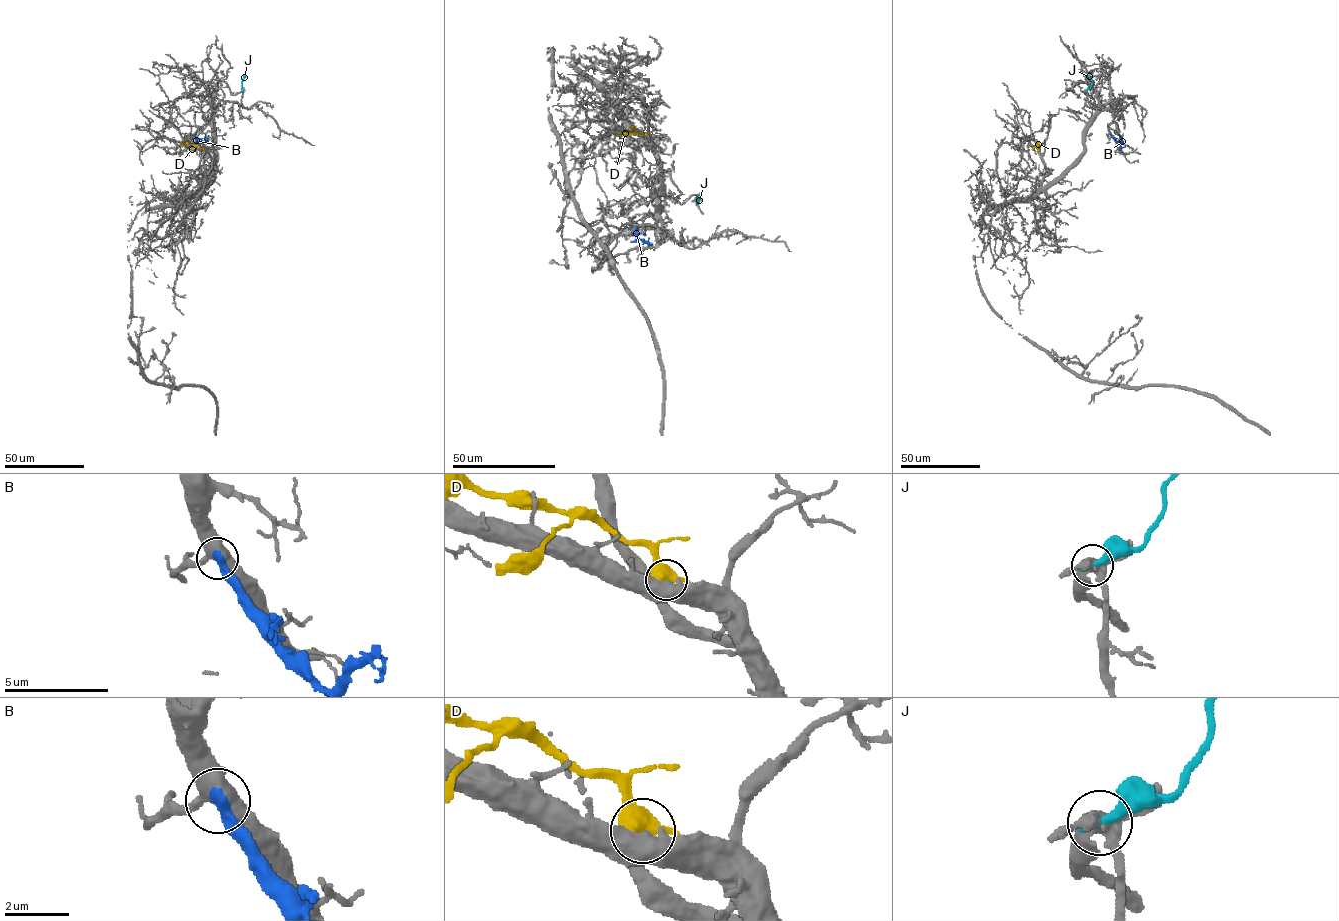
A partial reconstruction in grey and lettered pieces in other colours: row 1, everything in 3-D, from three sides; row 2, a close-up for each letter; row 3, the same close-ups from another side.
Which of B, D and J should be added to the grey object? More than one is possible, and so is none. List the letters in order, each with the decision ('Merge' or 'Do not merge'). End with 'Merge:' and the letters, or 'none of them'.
B: Merge
D: Do not merge
J: Do not merge
Merge: B

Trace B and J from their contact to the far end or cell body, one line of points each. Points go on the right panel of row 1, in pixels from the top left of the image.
B: (1110, 134), (1118, 143), (1122, 140), (1118, 134)
J: (1086, 90), (1092, 82), (1088, 75)

